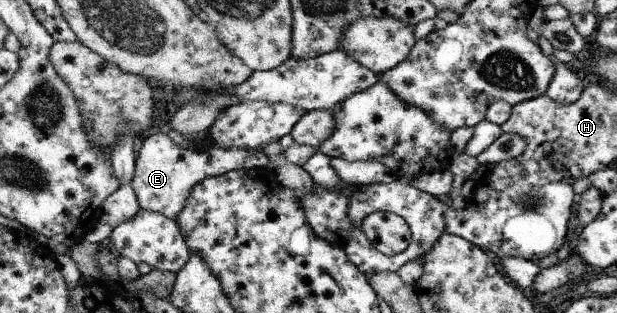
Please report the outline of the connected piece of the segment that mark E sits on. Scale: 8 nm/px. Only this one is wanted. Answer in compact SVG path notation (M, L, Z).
M152 133L143 138L135 159L135 172L130 182L142 209L162 213L176 219L186 207L190 192L205 179L221 176L235 169L267 168L269 159L260 150L224 149L217 145L206 152L196 148L179 148L163 133Z

